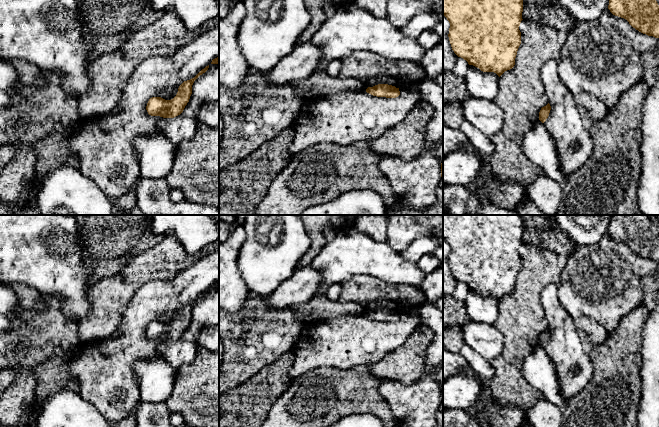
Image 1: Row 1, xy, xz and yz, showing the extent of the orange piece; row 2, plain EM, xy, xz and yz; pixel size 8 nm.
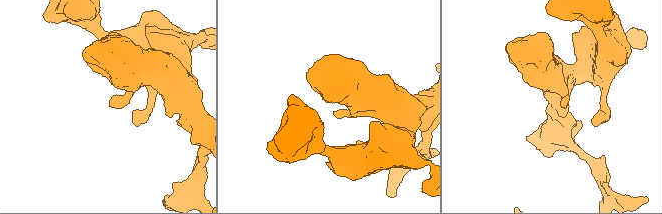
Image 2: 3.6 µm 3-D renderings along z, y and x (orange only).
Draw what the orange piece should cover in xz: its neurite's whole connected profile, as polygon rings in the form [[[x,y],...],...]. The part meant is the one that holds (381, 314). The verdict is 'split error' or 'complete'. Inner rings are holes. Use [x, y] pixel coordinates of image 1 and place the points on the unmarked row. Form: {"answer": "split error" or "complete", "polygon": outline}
{"answer": "complete", "polygon": [[[378,308],[368,311],[366,316],[377,321],[396,322],[400,319],[399,312],[388,308]]]}

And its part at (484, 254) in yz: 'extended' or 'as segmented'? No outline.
as segmented

